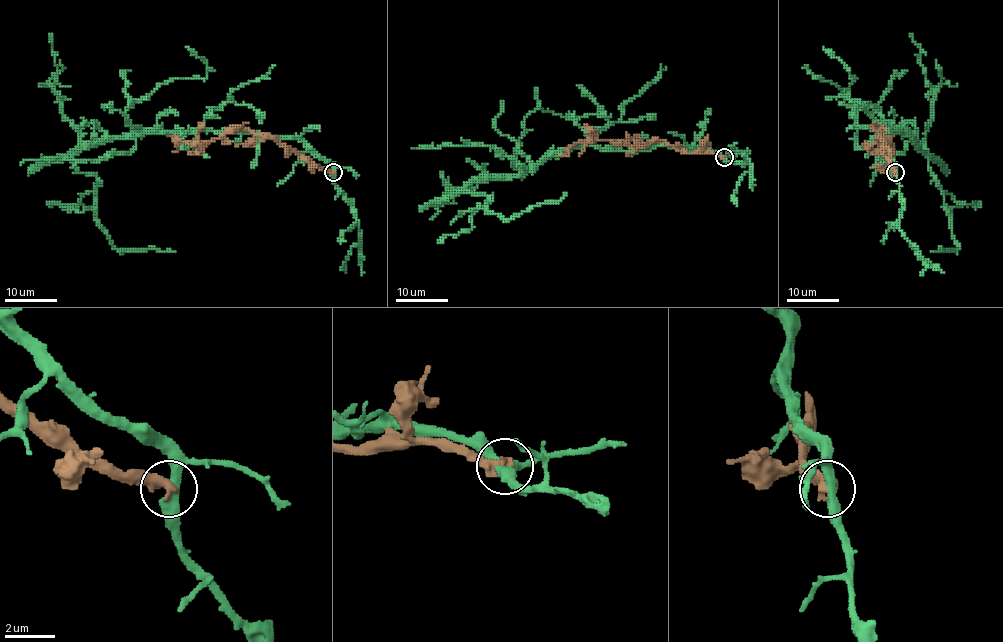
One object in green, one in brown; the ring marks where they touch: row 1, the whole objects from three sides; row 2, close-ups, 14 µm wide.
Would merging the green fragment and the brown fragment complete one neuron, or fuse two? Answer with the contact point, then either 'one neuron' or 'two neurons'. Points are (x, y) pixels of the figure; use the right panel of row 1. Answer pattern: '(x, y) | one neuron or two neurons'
(895, 172) | two neurons

